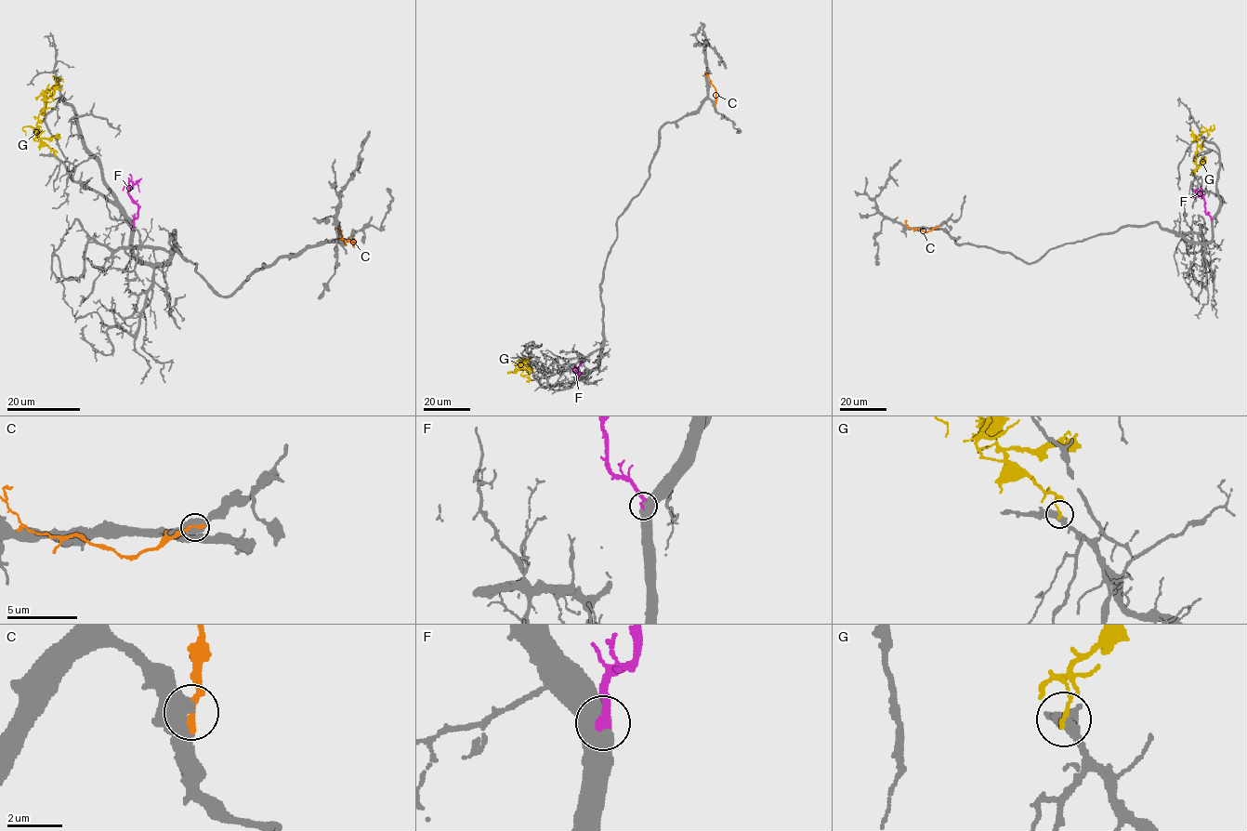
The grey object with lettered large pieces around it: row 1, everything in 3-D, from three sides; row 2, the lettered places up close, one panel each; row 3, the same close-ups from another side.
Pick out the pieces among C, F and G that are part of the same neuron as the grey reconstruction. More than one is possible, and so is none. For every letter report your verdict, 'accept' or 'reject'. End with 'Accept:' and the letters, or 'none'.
C: reject
F: accept
G: reject
Accept: F

